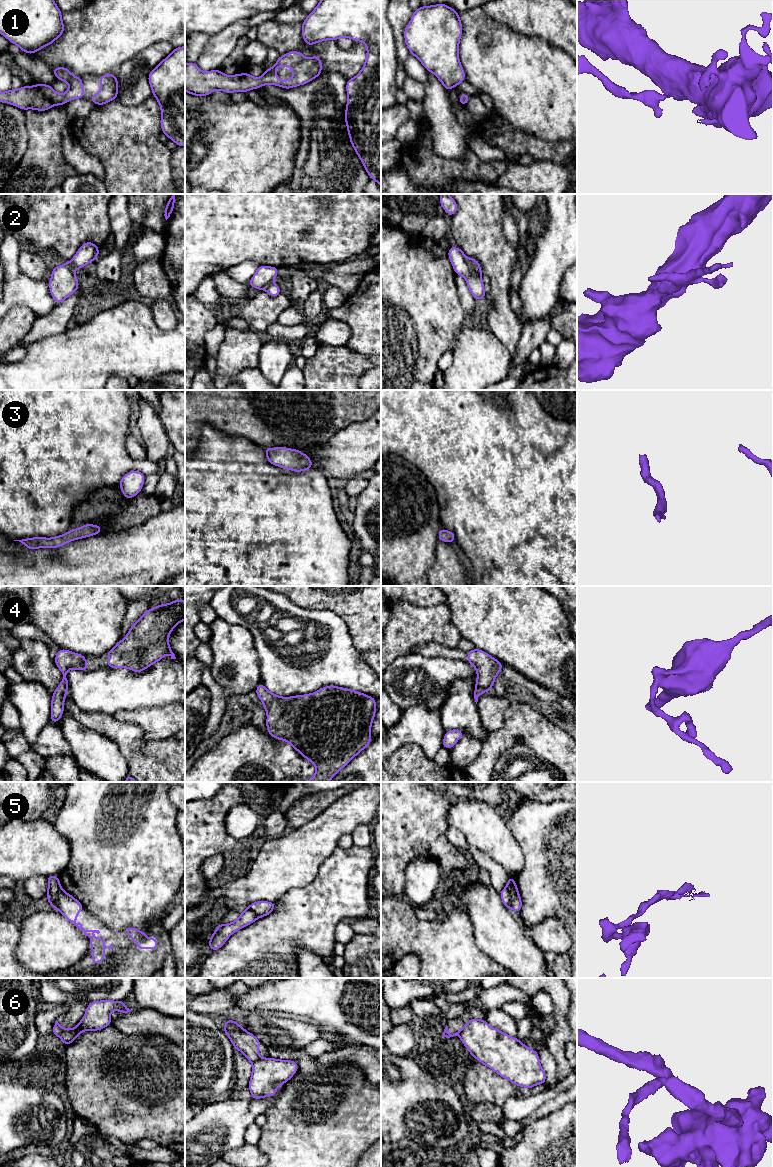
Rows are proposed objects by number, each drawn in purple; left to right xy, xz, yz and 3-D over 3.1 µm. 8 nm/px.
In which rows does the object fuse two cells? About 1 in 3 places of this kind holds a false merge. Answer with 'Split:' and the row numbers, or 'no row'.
Split: 5, 6

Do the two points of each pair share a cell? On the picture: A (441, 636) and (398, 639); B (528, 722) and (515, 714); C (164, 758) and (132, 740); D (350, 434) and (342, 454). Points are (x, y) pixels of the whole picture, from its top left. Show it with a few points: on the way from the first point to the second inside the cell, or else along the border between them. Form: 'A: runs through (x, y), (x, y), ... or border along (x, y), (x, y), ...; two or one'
A: runs through (430, 635), (409, 635); one
B: runs through (525, 722), (518, 717); one
C: border along (147, 741), (129, 761); two
D: runs through (350, 439), (350, 446), (347, 449); one

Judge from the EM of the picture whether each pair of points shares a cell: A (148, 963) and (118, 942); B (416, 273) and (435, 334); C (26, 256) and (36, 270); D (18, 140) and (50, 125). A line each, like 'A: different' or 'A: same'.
A: same
B: same
C: same
D: different

